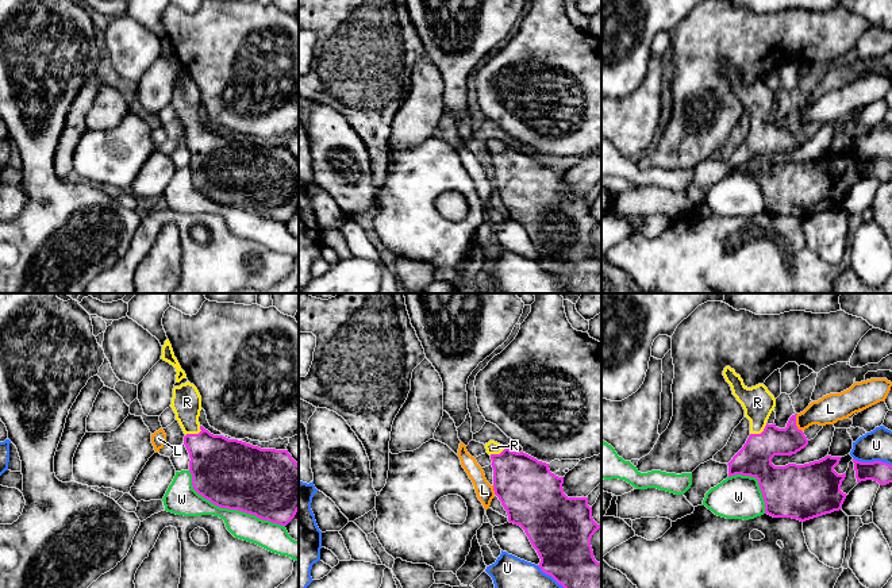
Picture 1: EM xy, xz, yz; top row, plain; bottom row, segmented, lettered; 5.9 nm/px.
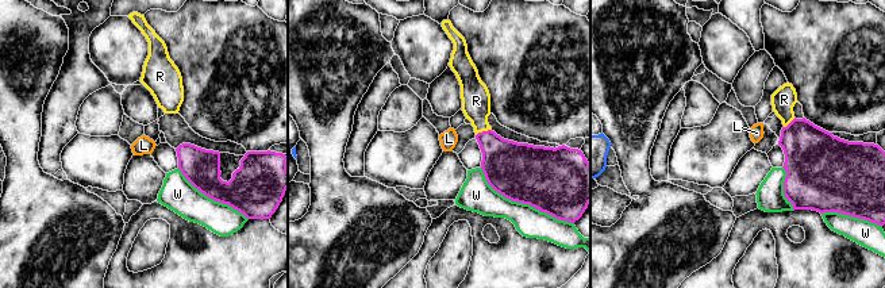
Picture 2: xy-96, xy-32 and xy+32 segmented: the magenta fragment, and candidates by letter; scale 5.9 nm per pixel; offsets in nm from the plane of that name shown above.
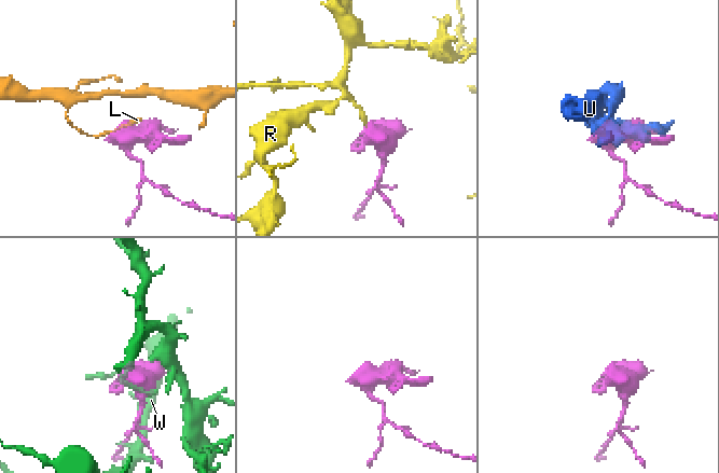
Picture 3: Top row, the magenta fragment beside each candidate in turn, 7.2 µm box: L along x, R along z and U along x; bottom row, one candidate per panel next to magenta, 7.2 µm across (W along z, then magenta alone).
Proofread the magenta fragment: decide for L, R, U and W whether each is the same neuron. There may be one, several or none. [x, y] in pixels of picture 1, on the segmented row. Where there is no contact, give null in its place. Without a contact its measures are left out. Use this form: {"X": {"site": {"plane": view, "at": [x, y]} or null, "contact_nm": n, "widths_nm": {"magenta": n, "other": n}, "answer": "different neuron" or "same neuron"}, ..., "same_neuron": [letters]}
{"L": {"site": {"plane": "yz", "at": [795, 423]}, "contact_nm": 120, "widths_nm": {"magenta": 180, "other": 170}, "answer": "different neuron"}, "R": {"site": {"plane": "xy", "at": [195, 434]}, "contact_nm": 110, "widths_nm": {"magenta": 340, "other": 180}, "answer": "same neuron"}, "U": {"site": {"plane": "yz", "at": [873, 461]}, "contact_nm": 240, "widths_nm": {"magenta": 130, "other": 180}, "answer": "different neuron"}, "W": {"site": {"plane": "xy", "at": [230, 508]}, "contact_nm": 650, "widths_nm": {"magenta": 400, "other": 160}, "answer": "different neuron"}, "same_neuron": ["R"]}

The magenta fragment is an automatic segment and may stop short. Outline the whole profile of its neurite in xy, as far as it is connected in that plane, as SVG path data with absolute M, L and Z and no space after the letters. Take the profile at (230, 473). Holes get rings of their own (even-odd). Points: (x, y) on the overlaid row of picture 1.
M189 381L173 388L172 404L185 437L193 489L220 508L238 510L287 526L299 511L299 464L288 450L261 449L214 435L199 423L201 396Z

